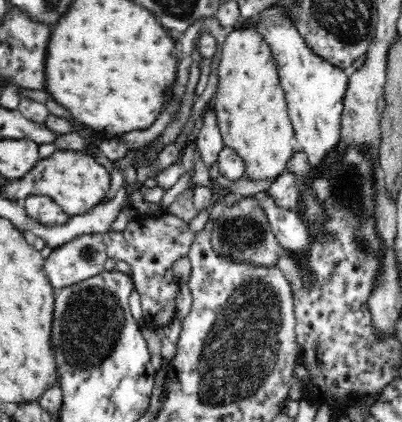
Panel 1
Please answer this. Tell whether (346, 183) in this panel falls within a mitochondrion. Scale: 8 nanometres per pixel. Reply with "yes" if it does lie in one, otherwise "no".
yes

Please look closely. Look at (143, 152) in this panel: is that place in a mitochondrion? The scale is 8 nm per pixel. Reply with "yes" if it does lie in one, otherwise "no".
no

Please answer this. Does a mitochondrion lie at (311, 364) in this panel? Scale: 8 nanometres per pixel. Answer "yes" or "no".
no

